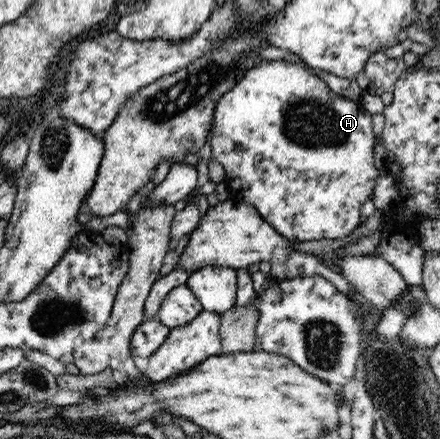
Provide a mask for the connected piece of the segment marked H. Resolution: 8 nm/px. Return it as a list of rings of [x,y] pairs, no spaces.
[[[260,60],[251,67],[234,84],[232,90],[228,90],[216,102],[214,108],[213,126],[211,127],[211,154],[213,160],[221,163],[225,169],[223,182],[230,191],[231,201],[241,201],[250,204],[258,210],[258,214],[286,240],[290,242],[316,241],[321,239],[340,239],[352,234],[353,230],[360,225],[362,204],[370,199],[373,188],[376,185],[381,171],[374,166],[374,146],[377,140],[372,130],[372,120],[365,108],[356,101],[335,94],[322,78],[312,74],[302,64],[288,62],[286,60]]]

